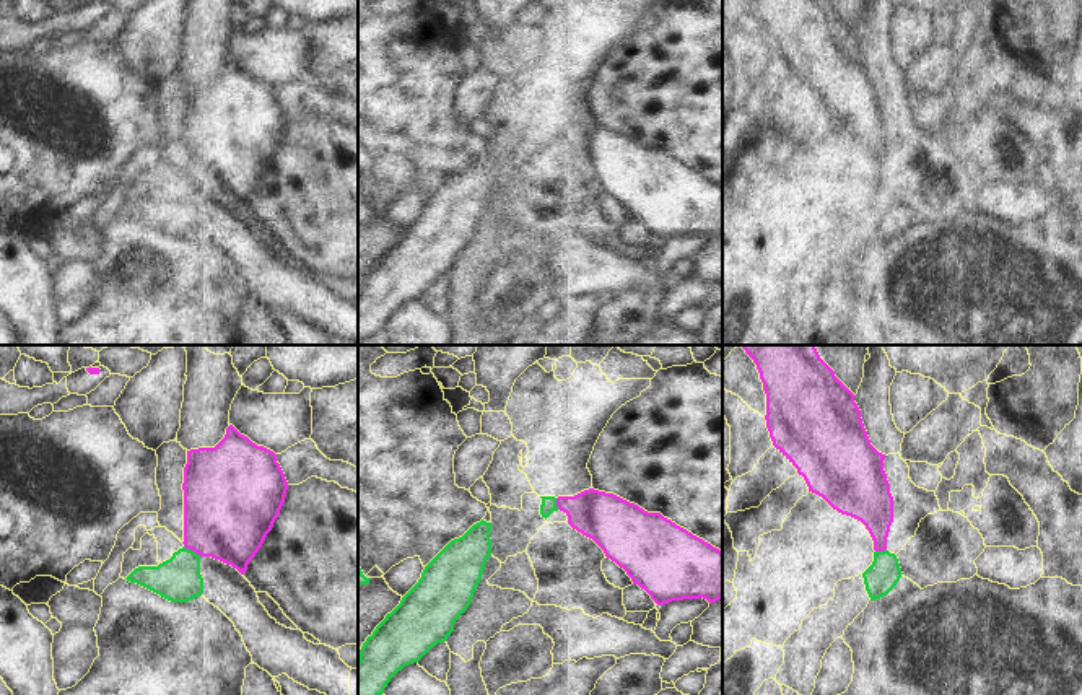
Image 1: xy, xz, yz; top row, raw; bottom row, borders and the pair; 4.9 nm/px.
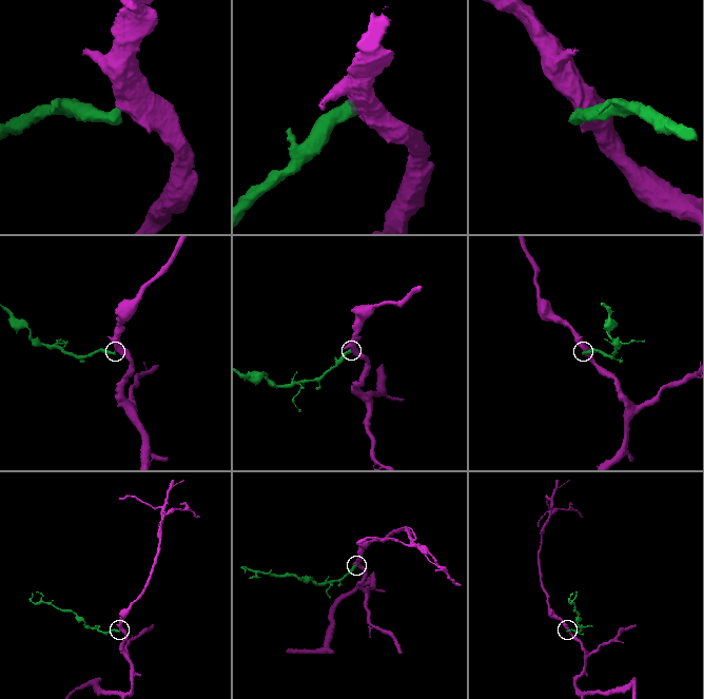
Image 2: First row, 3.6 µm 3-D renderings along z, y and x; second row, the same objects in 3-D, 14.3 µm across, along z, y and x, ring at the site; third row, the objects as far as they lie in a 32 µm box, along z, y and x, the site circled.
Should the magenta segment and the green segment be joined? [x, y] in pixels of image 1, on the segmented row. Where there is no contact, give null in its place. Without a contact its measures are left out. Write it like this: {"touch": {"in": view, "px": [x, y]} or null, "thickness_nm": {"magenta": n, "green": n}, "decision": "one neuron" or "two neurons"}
{"touch": {"in": "xy", "px": [192, 550]}, "thickness_nm": {"magenta": 440, "green": 220}, "decision": "two neurons"}

